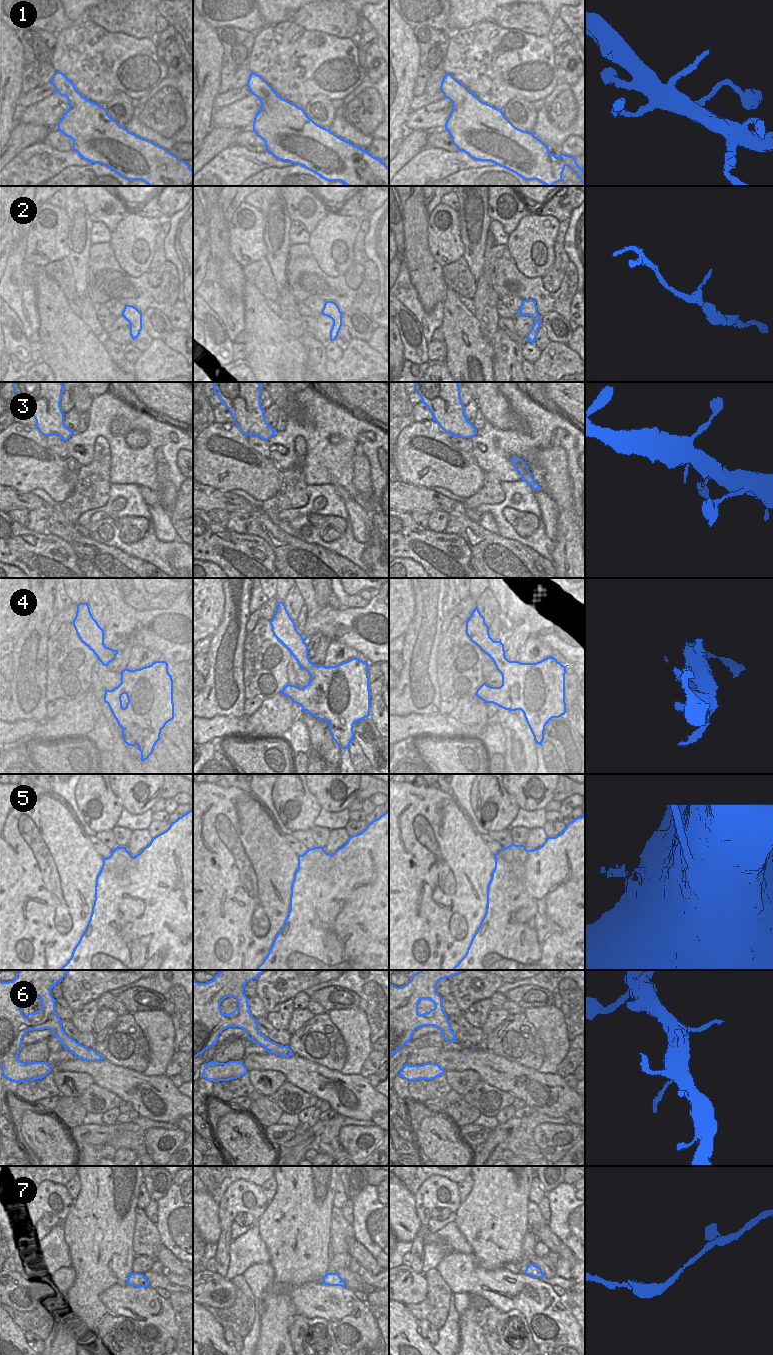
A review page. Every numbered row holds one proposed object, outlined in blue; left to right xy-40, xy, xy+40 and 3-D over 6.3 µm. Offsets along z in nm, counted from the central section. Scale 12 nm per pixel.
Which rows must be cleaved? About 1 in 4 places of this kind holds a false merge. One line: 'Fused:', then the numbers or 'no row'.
Fused: 1, 5, 6.

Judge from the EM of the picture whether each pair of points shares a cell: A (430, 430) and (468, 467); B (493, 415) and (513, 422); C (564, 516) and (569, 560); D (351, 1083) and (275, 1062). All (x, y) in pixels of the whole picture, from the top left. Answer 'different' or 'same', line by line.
A: same
B: same
C: same
D: same

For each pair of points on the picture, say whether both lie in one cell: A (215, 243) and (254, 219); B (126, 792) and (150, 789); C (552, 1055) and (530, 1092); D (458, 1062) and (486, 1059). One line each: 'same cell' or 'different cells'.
A: different cells
B: same cell
C: different cells
D: same cell

